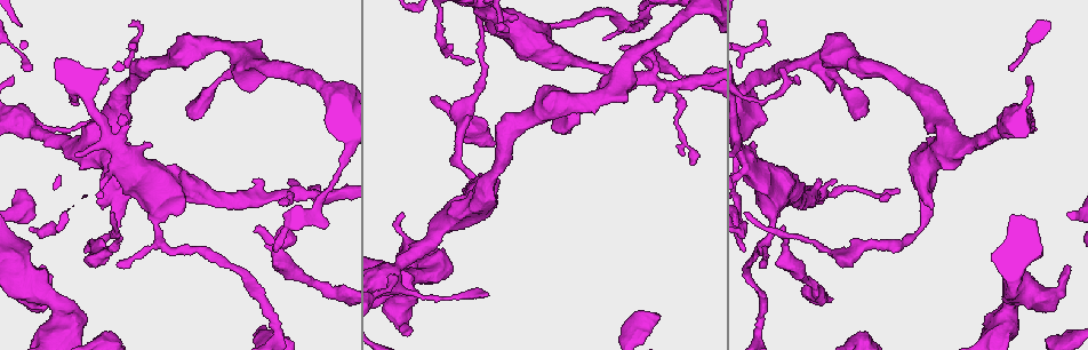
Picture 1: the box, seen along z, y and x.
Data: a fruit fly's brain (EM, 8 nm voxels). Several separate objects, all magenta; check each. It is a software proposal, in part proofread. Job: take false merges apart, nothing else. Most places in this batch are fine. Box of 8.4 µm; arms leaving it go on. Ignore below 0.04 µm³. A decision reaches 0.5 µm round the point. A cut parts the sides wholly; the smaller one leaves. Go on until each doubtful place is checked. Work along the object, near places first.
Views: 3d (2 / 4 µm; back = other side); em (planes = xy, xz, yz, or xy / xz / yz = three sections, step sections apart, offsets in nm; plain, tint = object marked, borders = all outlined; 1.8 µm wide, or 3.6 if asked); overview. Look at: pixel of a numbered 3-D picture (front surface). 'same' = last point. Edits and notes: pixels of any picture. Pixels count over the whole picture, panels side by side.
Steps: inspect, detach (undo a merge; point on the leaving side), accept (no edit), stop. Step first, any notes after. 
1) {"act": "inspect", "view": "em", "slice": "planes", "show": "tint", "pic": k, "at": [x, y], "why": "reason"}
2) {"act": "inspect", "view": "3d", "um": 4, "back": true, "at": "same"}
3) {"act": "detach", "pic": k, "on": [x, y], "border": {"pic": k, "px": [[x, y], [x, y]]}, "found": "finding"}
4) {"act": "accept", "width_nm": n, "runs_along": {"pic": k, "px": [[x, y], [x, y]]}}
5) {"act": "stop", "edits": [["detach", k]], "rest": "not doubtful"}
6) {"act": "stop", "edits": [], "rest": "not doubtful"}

{"act": "inspect", "view": "em", "um": 3.6, "slice": "xz", "step": 16, "show": "tint", "pic": 1, "at": [131, 162]}

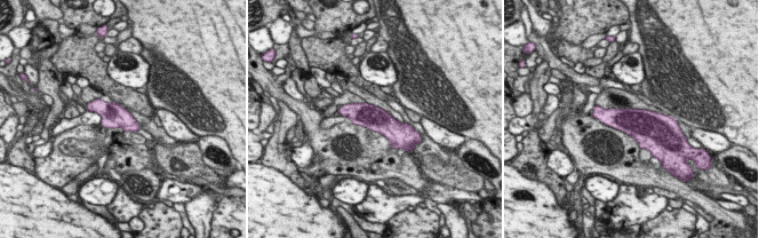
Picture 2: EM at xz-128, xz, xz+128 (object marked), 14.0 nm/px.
{"act": "inspect", "view": "em", "um": 3.6, "slice": "planes", "show": "tint", "at": "same"}

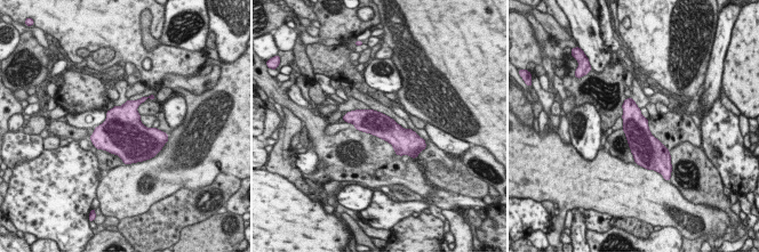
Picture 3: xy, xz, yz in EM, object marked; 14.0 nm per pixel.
{"act": "accept", "found": "continuous, no second neuron"}

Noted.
{"act": "inspect", "view": "em", "slice": "xy", "step": 4, "show": "plain", "pic": 1, "at": [157, 242], "why": "calibre changes"}

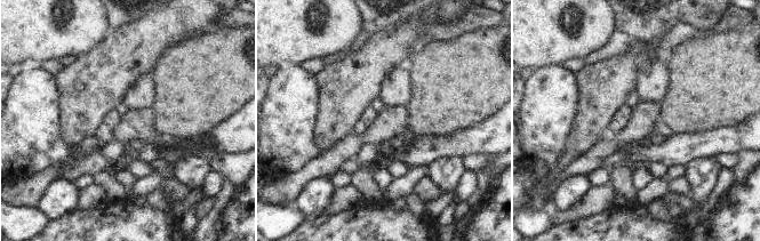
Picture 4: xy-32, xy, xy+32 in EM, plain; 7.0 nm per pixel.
{"act": "inspect", "view": "em", "slice": "xy", "step": 4, "show": "tint", "at": "same", "why": "where the object lies"}

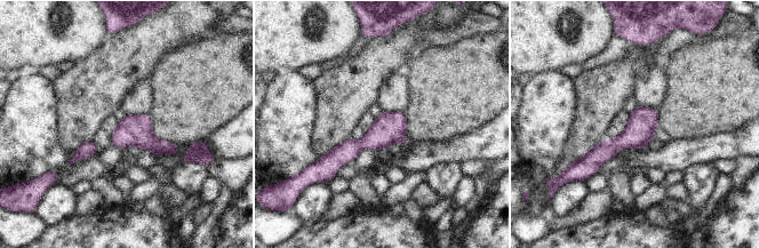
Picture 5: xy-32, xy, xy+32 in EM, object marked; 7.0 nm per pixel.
{"act": "accept", "runs_along": {"pic": 5, "px": [[400, 114], [377, 137], [324, 164]]}, "found": "one neuron here"}

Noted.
{"act": "inspect", "view": "em", "slice": "yz", "step": 16, "show": "tint", "pic": 1, "at": [802, 275], "why": "thick turns thin"}

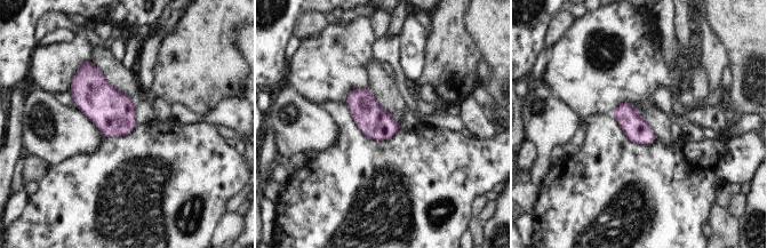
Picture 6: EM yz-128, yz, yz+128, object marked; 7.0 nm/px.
{"act": "inspect", "view": "em", "slice": "xz", "step": 16, "show": "borders", "at": "same"}

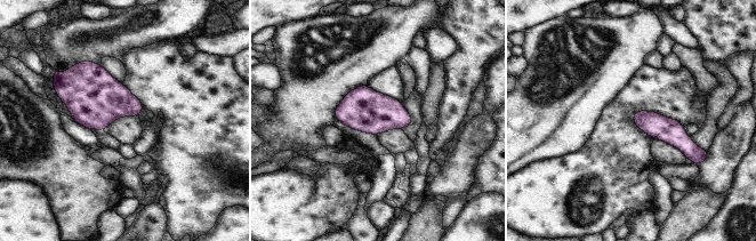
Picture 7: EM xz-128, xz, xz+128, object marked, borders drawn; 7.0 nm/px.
{"act": "accept", "width_nm": 110, "runs_along": {"pic": 7, "px": [[637, 115], [670, 130], [692, 152]]}, "found": "all the same neuron"}

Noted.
{"act": "stop", "edits": [], "rest": "not doubtful"}

